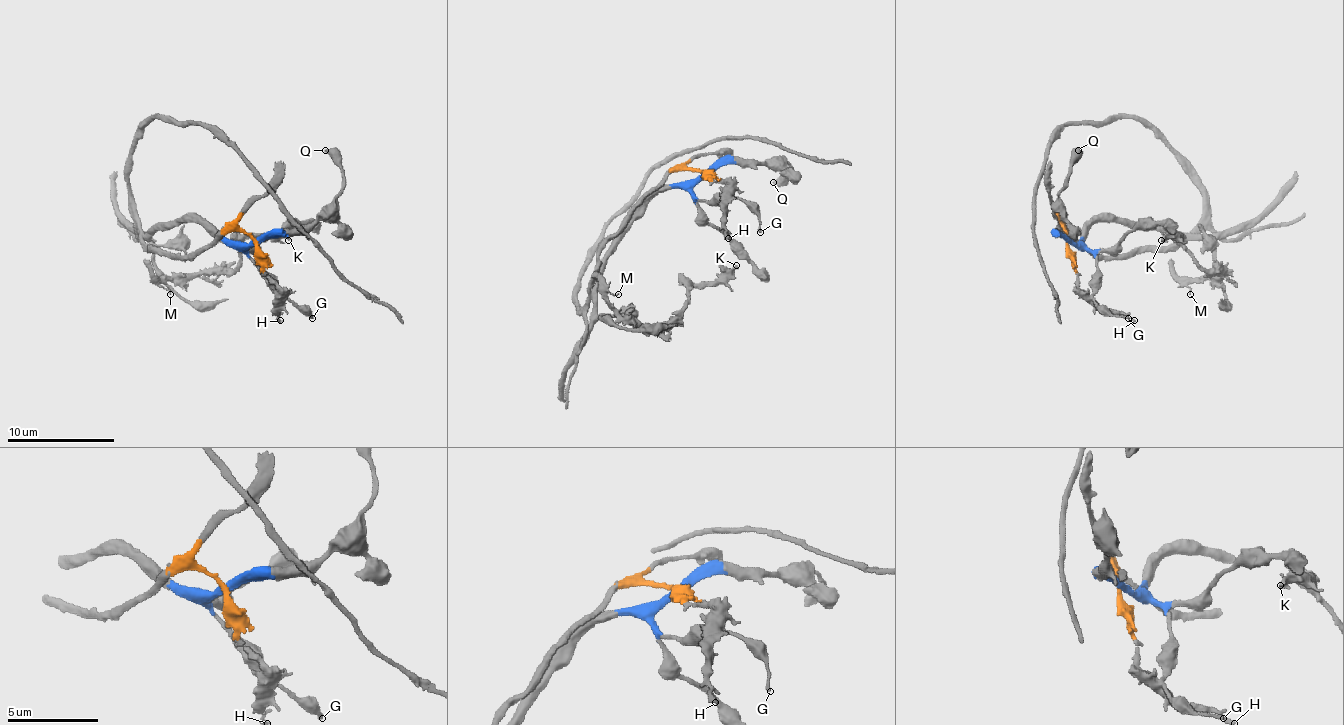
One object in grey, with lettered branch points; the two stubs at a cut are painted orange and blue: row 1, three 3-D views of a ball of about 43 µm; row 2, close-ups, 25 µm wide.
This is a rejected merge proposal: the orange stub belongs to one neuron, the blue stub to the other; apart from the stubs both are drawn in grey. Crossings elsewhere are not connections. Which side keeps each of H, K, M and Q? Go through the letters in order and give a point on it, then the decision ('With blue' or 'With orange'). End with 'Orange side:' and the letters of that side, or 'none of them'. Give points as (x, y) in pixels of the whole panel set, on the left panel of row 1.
H: Place: (280, 320). With orange
K: Place: (288, 240). With orange
M: Place: (170, 294). With orange
Q: Place: (325, 150). With blue
Orange side: H, K, M

